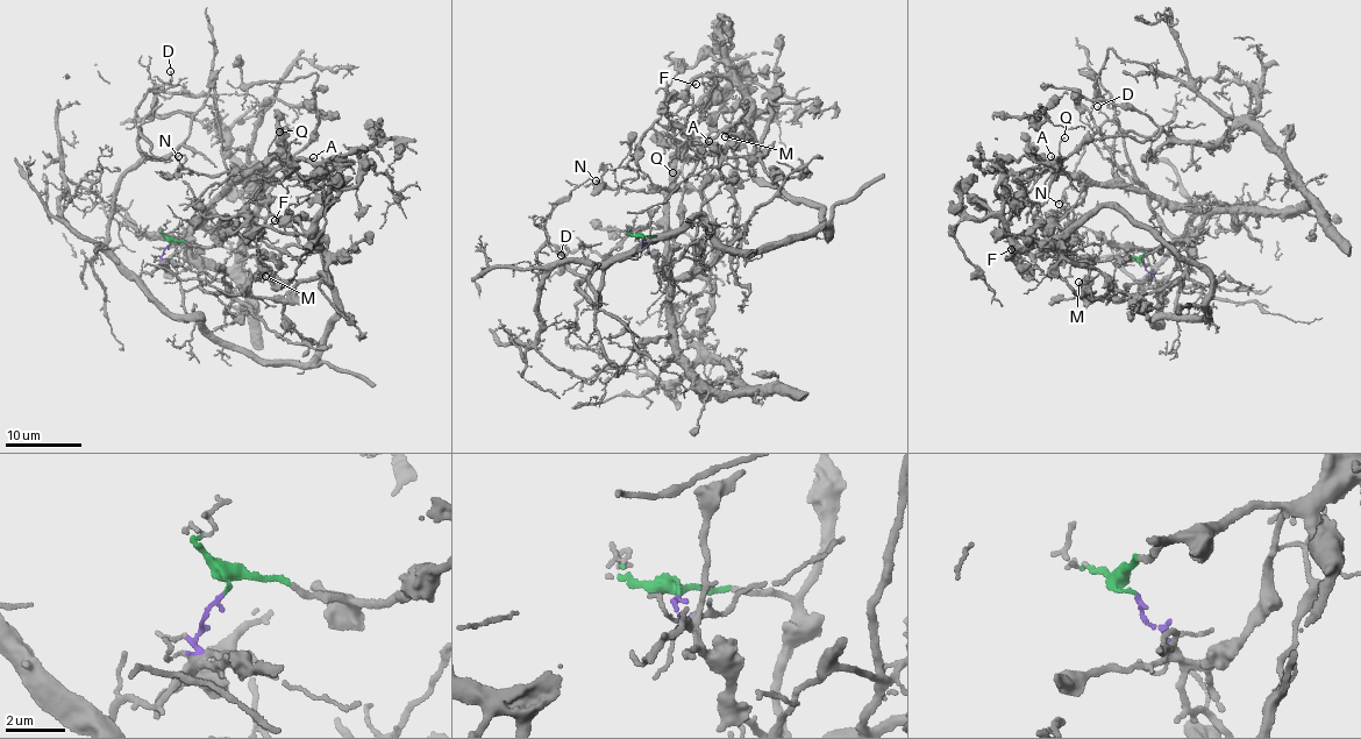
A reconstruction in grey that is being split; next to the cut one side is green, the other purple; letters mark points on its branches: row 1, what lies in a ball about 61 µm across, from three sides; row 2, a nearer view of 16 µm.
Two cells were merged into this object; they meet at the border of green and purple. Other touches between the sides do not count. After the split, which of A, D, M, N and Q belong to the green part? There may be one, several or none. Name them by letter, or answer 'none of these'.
A, N, Q

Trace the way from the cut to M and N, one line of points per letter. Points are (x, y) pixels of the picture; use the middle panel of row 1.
M: (643, 237), (703, 219), (752, 250), (827, 236), (756, 177), (768, 109), (756, 143), (725, 137)
N: (642, 239), (653, 235), (671, 241), (669, 300), (664, 197), (652, 191), (610, 187), (597, 179)

